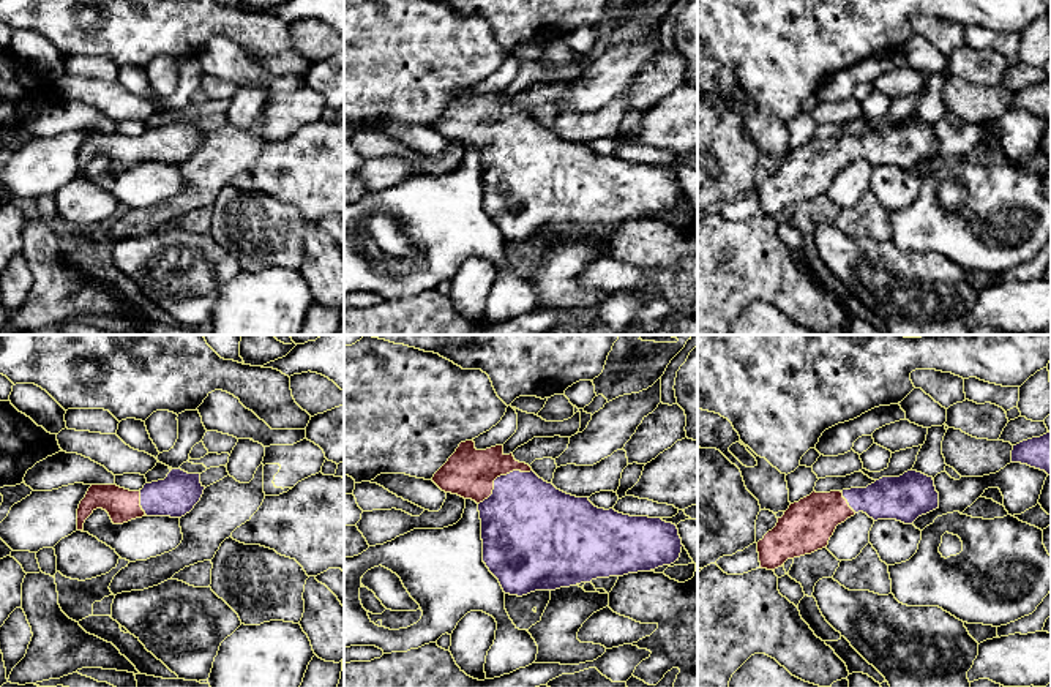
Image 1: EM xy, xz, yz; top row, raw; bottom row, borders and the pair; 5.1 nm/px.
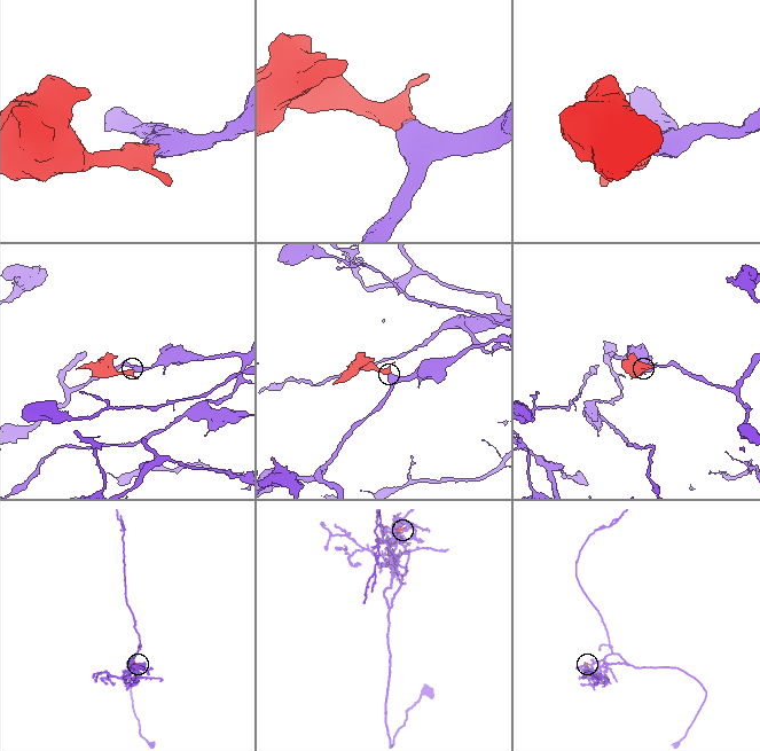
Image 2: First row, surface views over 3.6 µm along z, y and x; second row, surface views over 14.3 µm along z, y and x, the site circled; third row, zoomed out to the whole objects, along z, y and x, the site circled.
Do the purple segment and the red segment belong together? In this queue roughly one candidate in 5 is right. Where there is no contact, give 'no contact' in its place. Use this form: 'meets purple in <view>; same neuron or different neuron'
meets purple in xz; same neuron

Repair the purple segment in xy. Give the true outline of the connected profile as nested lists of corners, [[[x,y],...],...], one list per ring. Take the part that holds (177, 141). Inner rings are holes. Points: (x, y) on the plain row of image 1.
[[[172,115],[164,126],[145,130],[139,137],[92,131],[77,155],[77,177],[84,178],[85,166],[96,155],[106,156],[114,171],[142,163],[181,164],[200,147],[204,136],[200,120],[181,115]]]

